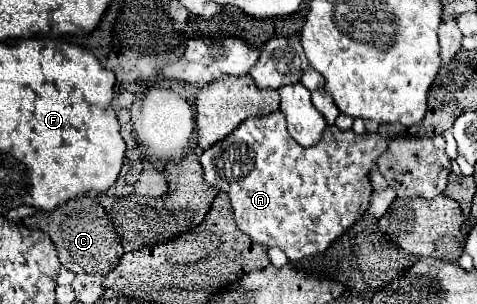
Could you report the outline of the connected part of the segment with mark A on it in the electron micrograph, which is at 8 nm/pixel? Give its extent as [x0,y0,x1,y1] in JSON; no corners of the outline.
[200,111,388,261]

